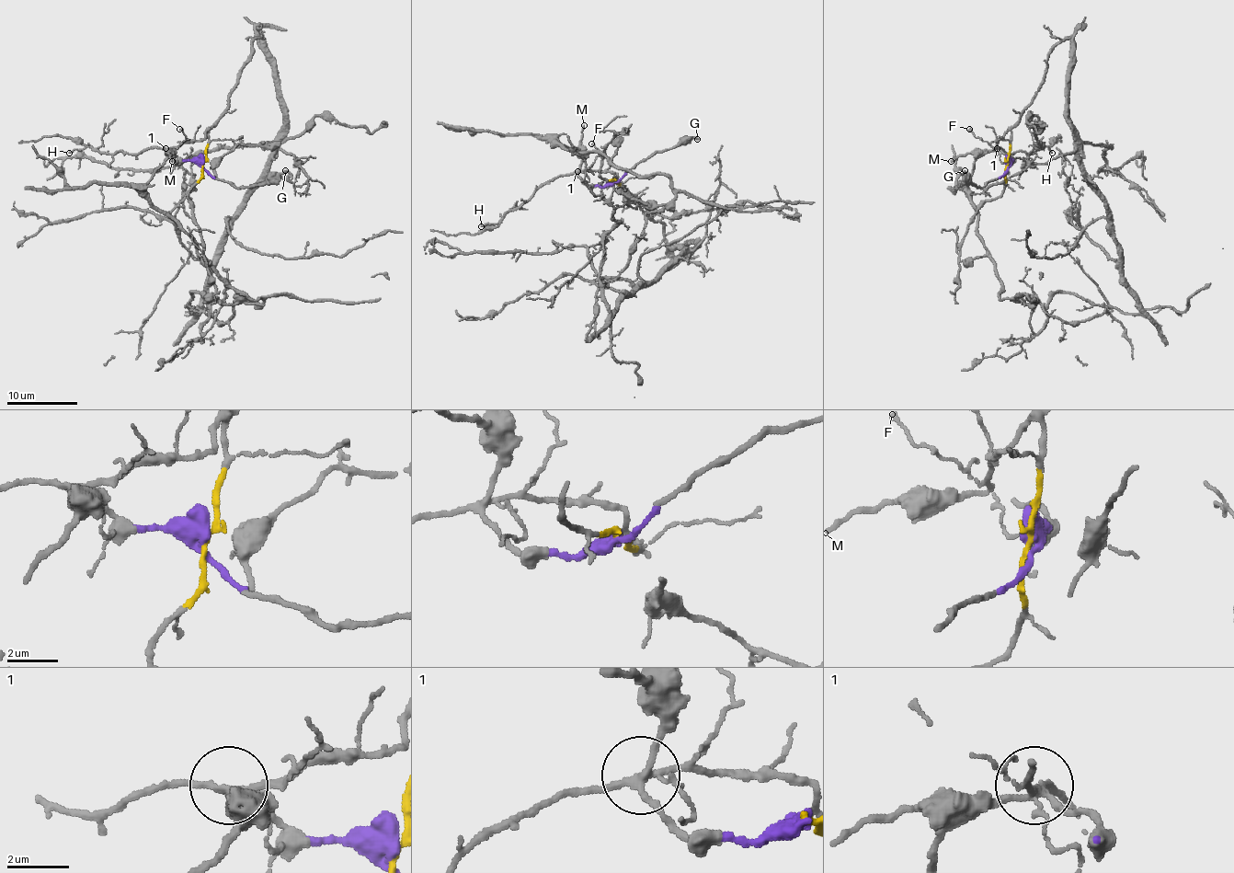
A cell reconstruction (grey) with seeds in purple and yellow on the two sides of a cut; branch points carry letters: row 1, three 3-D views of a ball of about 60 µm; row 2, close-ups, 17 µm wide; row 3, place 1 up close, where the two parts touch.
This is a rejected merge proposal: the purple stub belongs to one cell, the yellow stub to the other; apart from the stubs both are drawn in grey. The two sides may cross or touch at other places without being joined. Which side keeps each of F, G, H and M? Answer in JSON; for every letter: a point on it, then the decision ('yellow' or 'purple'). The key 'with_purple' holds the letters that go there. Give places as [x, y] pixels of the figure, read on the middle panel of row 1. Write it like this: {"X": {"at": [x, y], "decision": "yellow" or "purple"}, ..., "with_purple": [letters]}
{"F": {"at": [591, 143], "decision": "yellow"}, "G": {"at": [697, 139], "decision": "purple"}, "H": {"at": [481, 226], "decision": "yellow"}, "M": {"at": [584, 125], "decision": "purple"}, "with_purple": ["G", "M"]}

